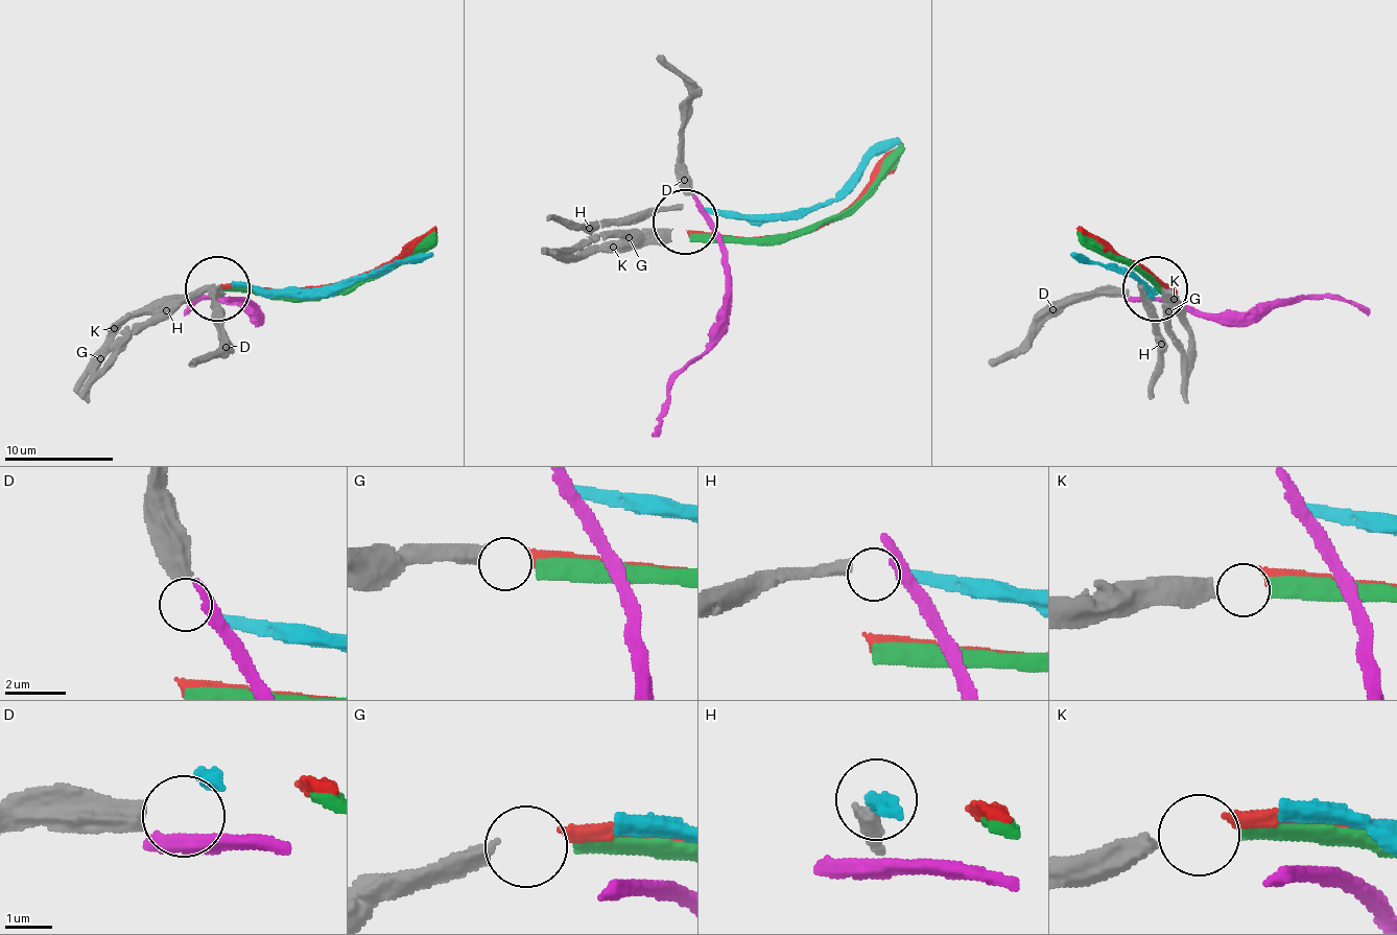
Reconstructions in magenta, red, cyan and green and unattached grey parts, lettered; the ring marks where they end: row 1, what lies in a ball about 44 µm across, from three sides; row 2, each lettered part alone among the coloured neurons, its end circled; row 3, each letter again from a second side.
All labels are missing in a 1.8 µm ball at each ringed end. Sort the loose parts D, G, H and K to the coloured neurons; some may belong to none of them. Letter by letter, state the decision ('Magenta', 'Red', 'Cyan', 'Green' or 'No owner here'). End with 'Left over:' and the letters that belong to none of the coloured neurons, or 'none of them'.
D: No owner here
G: Red
H: Cyan
K: Green
Left over: D

